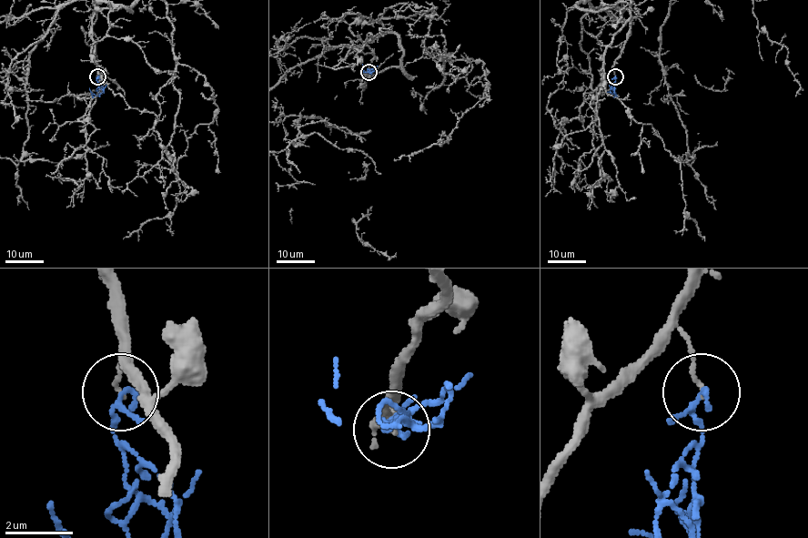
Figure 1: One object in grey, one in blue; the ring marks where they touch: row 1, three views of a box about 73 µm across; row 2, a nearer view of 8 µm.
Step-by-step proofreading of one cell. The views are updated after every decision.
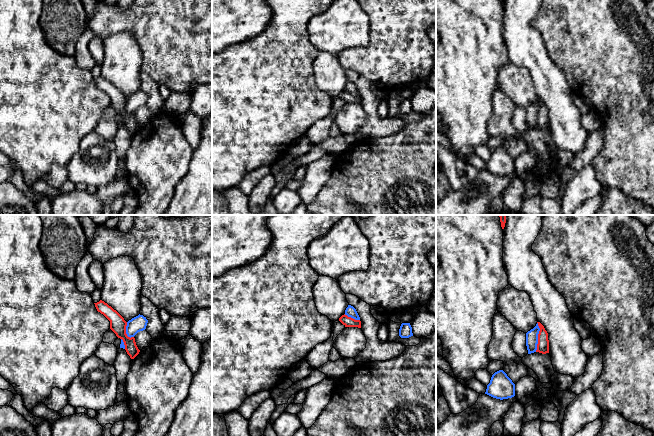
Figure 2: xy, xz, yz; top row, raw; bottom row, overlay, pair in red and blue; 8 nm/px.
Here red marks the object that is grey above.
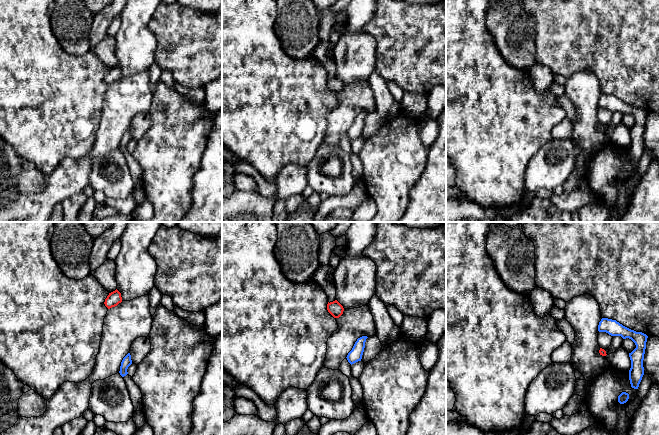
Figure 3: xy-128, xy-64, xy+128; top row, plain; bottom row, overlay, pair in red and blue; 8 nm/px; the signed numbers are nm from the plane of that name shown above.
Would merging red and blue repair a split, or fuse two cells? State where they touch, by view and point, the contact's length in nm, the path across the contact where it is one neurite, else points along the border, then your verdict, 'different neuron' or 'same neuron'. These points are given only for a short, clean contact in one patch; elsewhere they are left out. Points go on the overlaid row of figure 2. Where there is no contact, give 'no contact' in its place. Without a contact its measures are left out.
contact yz (538, 337); length 240 nm; border yz (537, 322), (539, 333), (537, 349), (535, 351); different neuron

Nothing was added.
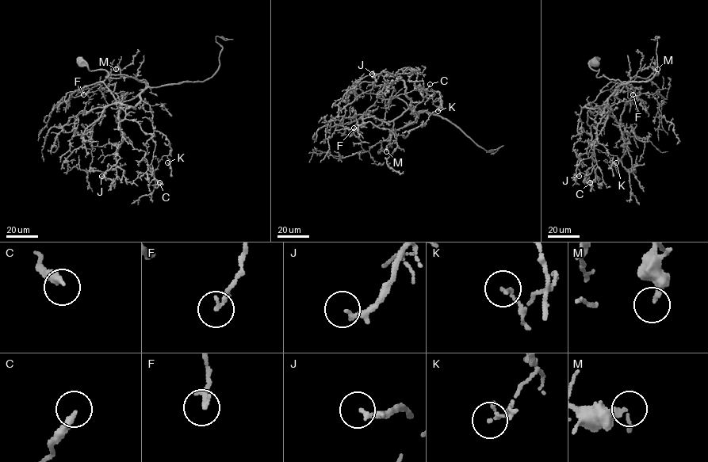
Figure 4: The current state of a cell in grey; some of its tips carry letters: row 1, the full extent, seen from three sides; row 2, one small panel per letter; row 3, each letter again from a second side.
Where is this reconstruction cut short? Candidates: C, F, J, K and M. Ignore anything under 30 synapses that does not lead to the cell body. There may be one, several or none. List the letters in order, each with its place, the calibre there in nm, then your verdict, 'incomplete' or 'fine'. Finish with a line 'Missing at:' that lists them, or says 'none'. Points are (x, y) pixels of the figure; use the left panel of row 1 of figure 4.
C: at (159, 182); 280 nm thick; fine
F: at (83, 94); 190 nm thick; fine
J: at (101, 176); 200 nm thick; fine
K: at (167, 162); 150 nm thick; fine
M: at (116, 69); 300 nm thick; fine
Missing at: none

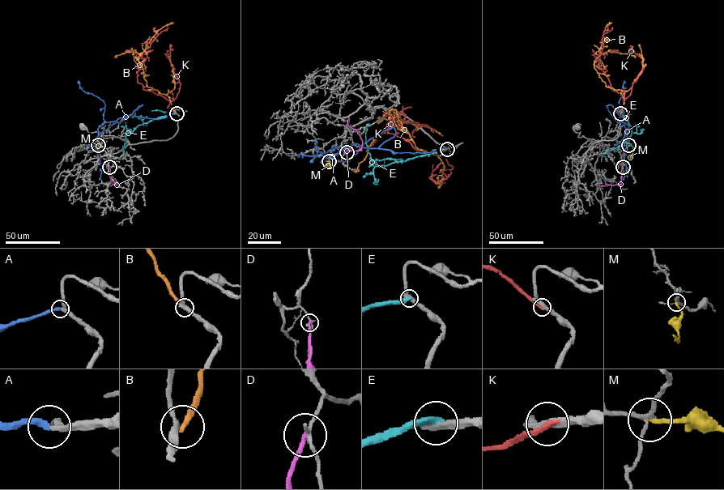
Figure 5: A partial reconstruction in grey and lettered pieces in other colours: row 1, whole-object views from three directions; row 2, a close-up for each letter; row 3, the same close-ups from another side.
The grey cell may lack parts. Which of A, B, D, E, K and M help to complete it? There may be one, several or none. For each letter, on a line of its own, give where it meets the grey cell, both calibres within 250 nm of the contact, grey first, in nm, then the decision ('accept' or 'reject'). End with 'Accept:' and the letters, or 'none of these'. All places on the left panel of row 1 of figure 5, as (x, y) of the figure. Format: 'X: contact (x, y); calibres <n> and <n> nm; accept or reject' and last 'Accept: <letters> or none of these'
A: contact (175, 112); calibres 240 and 280 nm; accept
B: contact (176, 112); calibres 300 and 280 nm; reject
D: contact (109, 167); calibres 170 and 220 nm; reject
E: contact (176, 113); calibres 320 and 320 nm; reject
K: contact (176, 113); calibres 340 and 280 nm; reject
M: contact (98, 145); calibres 180 and 200 nm; reject
Accept: A

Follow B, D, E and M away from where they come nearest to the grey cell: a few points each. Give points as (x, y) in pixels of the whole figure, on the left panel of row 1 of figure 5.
B: (176, 113), (169, 98), (146, 85), (142, 69), (138, 60), (158, 30), (174, 23)
D: (109, 167), (111, 181), (121, 185), (110, 186)
E: (176, 113), (150, 120), (129, 132), (125, 135), (122, 147), (125, 154)
M: (98, 145), (96, 158)

